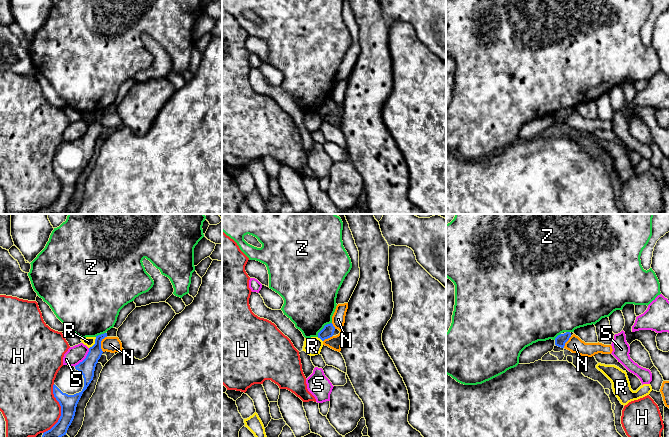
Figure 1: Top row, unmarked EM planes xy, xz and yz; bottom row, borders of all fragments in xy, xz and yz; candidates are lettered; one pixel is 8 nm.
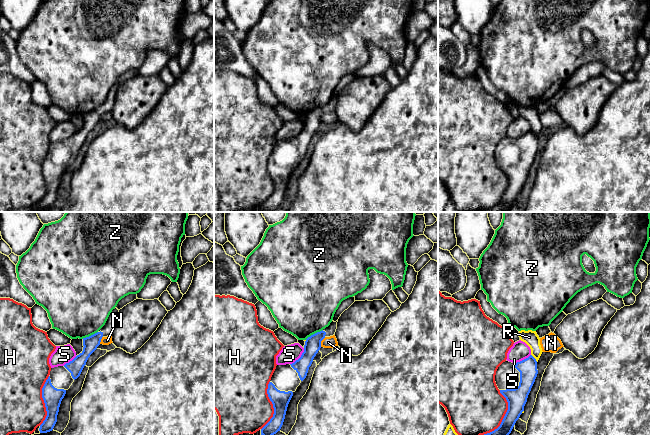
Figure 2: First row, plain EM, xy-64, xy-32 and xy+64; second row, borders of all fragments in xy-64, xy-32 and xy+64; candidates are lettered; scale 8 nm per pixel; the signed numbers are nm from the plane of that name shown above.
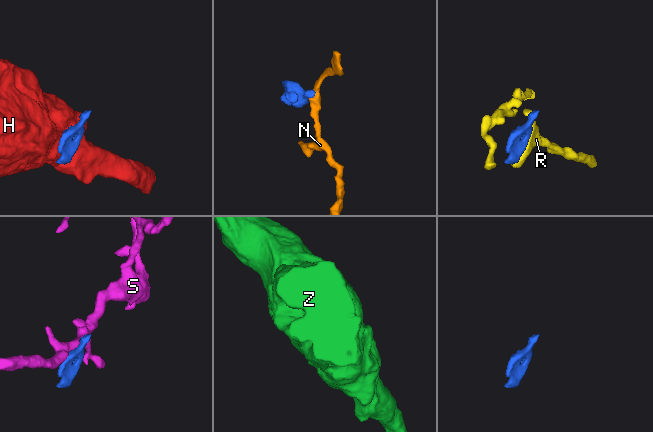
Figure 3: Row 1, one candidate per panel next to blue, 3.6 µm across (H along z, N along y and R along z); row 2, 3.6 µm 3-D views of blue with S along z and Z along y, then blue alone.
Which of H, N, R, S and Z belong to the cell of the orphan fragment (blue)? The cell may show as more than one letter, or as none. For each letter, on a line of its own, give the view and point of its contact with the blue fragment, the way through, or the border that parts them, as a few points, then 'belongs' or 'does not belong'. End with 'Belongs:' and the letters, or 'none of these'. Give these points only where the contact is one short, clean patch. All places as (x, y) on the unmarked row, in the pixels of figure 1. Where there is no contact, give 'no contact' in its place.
H: xy (61, 186) | does not belong
N: xy (100, 120) | along xy (106, 112), (101, 117), (102, 127) | does not belong
R: xy (95, 119) | does not belong
S: xy (85, 134) | does not belong
Z: xz (323, 104) | along xz (331, 98), (327, 99), (317, 112) | does not belong
Belongs: none of these

